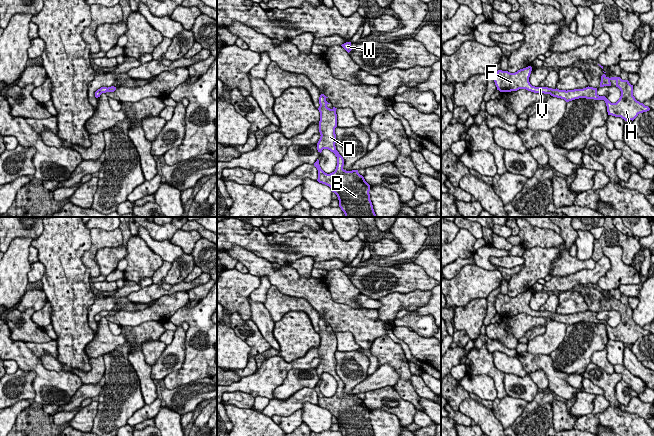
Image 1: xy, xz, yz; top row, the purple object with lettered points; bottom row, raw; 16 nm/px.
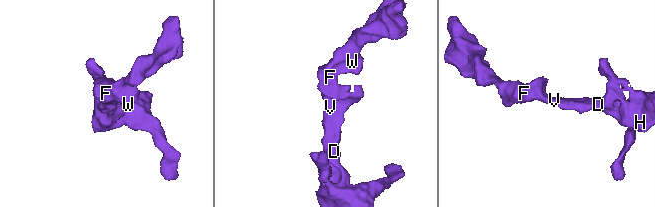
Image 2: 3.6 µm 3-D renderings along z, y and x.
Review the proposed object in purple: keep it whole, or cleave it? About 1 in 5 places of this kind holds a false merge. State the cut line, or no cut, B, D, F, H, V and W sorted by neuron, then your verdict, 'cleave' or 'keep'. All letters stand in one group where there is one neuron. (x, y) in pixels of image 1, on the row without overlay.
no cut; B D F H V W; keep

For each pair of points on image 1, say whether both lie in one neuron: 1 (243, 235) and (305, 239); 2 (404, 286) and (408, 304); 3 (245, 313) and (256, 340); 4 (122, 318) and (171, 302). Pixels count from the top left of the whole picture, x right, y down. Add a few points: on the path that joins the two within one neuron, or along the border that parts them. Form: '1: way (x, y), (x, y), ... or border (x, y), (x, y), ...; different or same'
1: way (258, 248), (290, 248); same
2: border (429, 290), (391, 292), (383, 297); different
3: border (230, 314), (237, 312), (243, 319), (249, 319); different
4: way (134, 318), (159, 311); same

